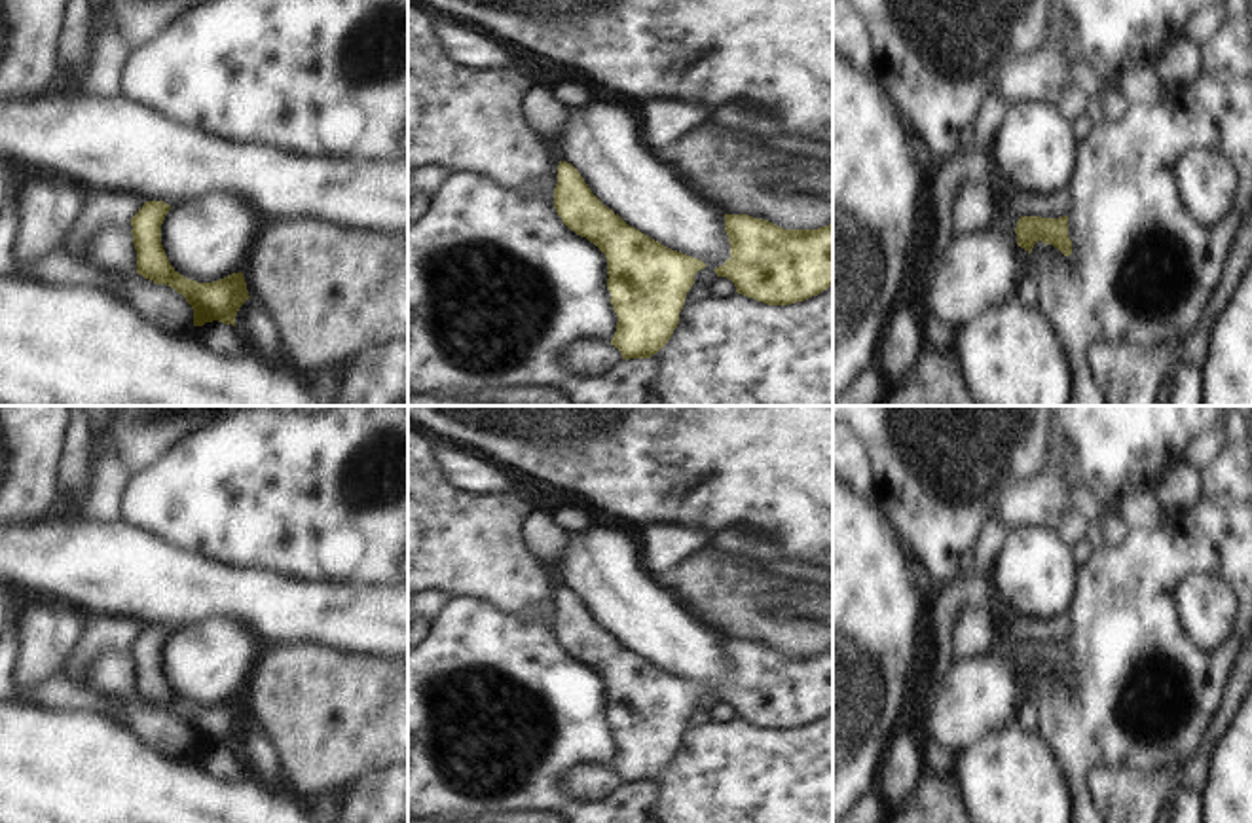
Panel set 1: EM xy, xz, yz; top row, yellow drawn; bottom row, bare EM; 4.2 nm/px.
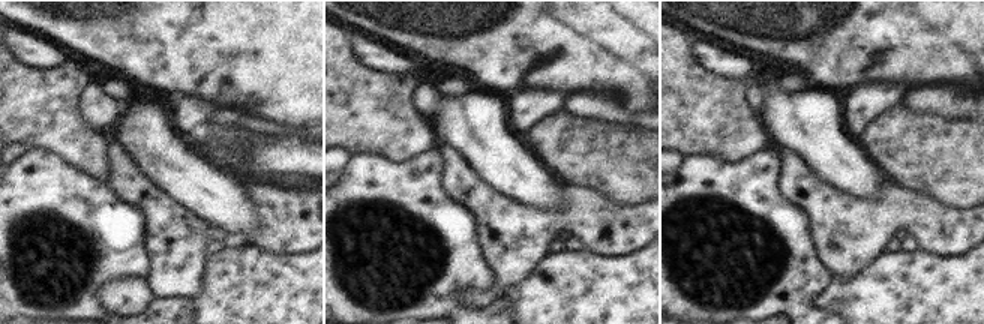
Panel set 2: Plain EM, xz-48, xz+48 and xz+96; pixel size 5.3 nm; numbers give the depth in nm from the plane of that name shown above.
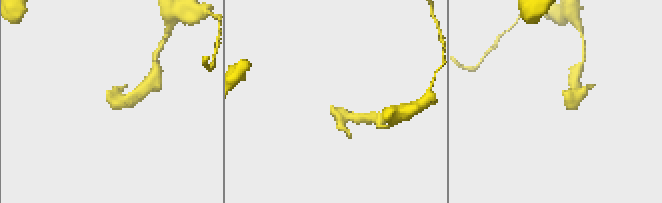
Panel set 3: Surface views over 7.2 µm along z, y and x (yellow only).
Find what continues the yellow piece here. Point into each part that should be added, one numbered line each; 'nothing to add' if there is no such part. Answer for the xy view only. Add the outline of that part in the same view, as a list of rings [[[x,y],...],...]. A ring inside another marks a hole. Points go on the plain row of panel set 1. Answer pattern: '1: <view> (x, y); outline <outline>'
nothing to add

